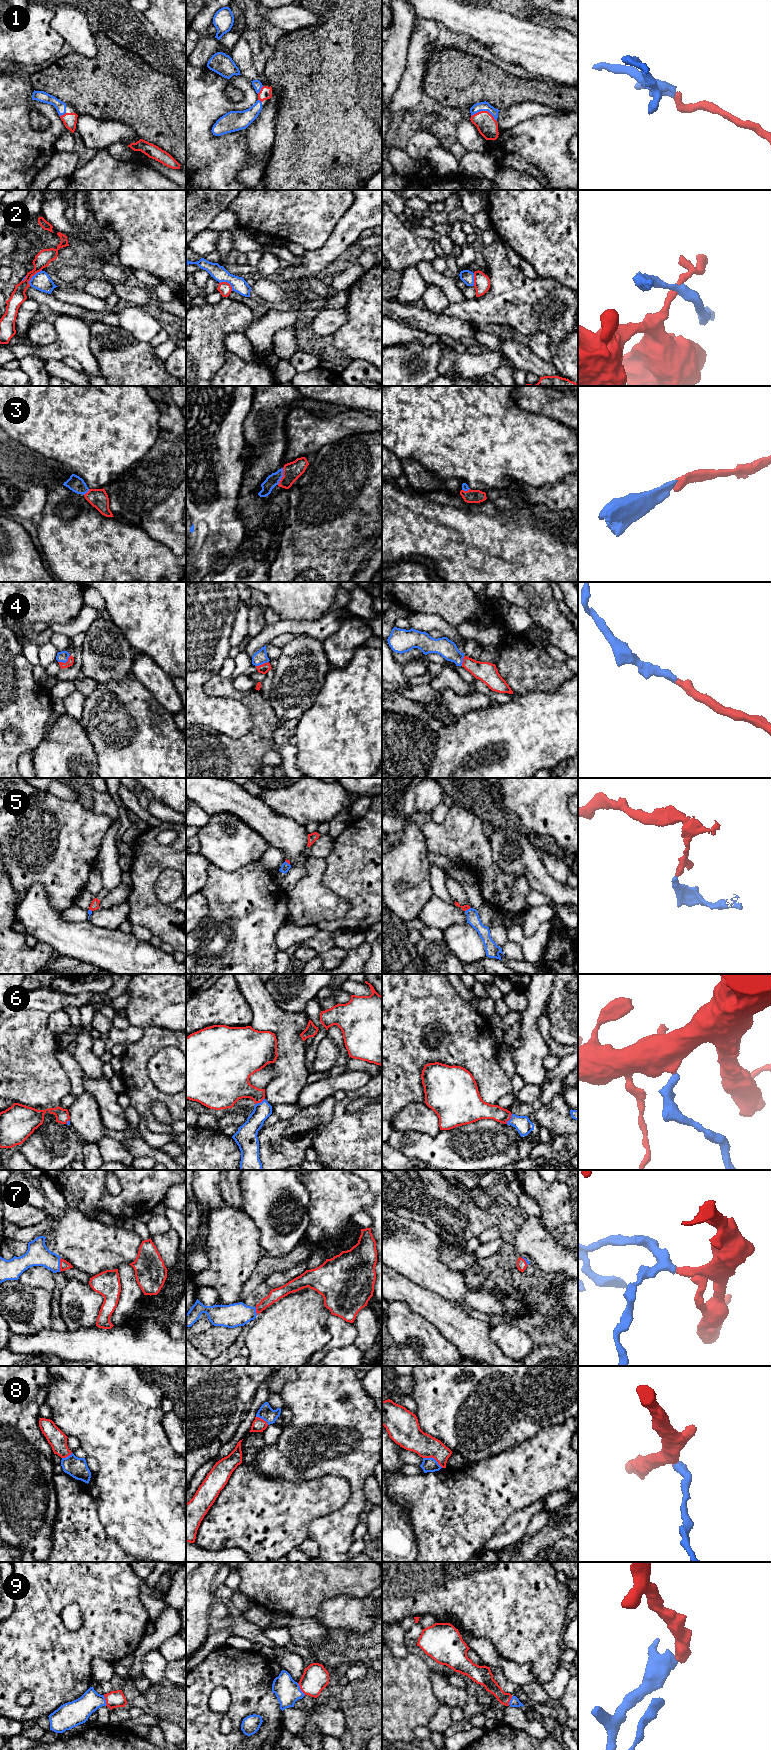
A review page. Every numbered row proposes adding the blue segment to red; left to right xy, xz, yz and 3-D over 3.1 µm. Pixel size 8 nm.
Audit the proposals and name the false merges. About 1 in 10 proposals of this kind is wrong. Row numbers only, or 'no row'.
2

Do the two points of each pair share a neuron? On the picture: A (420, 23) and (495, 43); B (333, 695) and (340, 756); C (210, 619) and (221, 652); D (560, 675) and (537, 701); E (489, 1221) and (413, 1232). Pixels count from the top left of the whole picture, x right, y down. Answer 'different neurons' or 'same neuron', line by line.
A: different neurons
B: same neuron
C: same neuron
D: different neurons
E: different neurons

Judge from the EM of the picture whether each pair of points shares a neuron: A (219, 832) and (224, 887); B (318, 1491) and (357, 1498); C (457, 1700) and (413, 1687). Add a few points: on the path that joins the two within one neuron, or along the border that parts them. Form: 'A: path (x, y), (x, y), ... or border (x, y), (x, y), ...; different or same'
A: border (211, 863), (224, 870), (237, 870), (245, 866); different
B: border (339, 1476), (347, 1481), (350, 1496), (332, 1512); different
C: border (429, 1671), (432, 1692), (441, 1704); different

